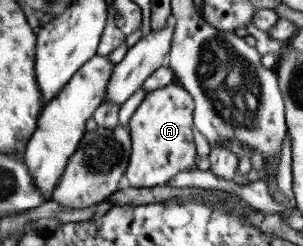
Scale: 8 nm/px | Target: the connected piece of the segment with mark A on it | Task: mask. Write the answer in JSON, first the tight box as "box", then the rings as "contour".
{"box":[122,83,197,188],"contour":[[[172,83],[145,92],[144,99],[128,121],[131,154],[124,170],[122,185],[133,188],[153,188],[164,186],[177,173],[192,170],[197,163],[197,155],[192,141],[192,111],[193,101],[190,94],[178,83]]]}

